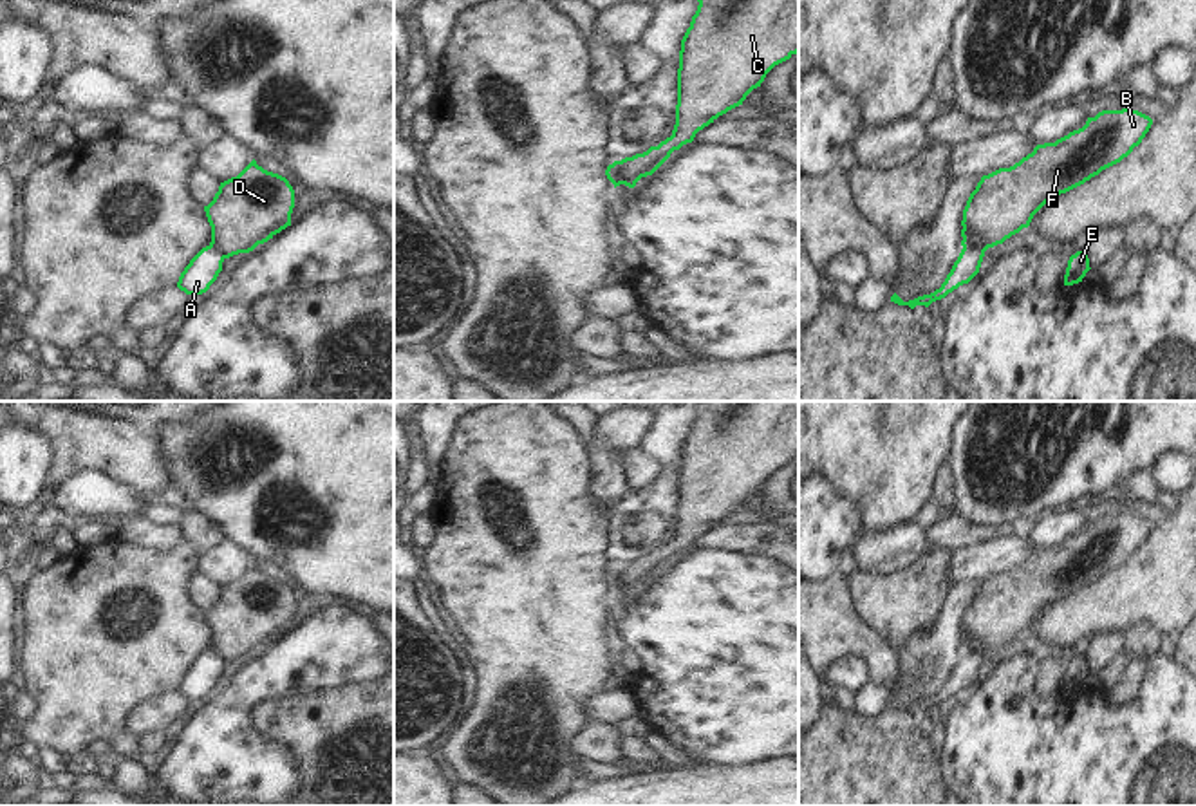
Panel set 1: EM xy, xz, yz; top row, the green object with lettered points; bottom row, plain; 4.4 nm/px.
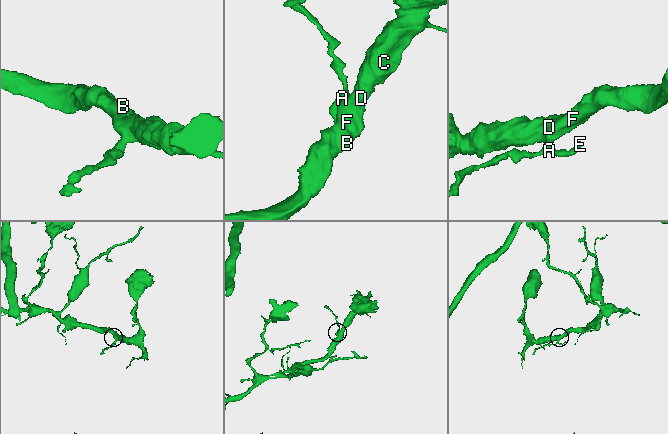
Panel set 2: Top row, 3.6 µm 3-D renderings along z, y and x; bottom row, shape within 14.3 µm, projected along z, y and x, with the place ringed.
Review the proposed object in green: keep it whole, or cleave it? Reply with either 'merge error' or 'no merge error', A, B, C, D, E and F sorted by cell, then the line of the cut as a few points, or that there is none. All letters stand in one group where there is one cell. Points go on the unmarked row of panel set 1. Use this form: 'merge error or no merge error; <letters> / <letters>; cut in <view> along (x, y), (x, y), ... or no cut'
merge error; A E / B C D F; cut in xz along (616, 566), (618, 590)

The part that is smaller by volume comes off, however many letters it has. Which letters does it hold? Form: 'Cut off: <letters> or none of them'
Cut off: A, E

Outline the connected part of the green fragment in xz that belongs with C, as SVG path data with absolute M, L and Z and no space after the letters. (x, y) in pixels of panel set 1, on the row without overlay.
M697 401L697 407L681 445L672 540L643 558L618 566L618 591L634 593L641 582L652 580L674 555L692 548L699 535L743 510L775 470L799 457L799 401Z

